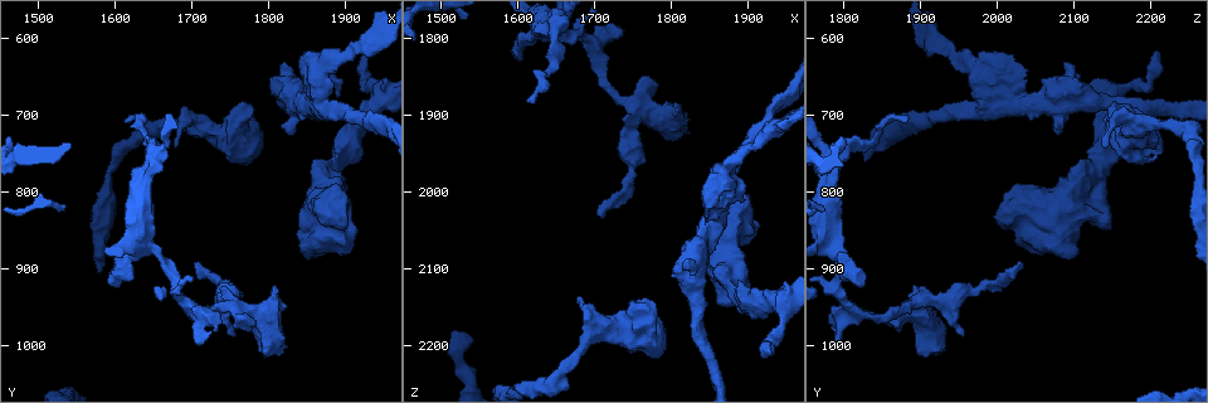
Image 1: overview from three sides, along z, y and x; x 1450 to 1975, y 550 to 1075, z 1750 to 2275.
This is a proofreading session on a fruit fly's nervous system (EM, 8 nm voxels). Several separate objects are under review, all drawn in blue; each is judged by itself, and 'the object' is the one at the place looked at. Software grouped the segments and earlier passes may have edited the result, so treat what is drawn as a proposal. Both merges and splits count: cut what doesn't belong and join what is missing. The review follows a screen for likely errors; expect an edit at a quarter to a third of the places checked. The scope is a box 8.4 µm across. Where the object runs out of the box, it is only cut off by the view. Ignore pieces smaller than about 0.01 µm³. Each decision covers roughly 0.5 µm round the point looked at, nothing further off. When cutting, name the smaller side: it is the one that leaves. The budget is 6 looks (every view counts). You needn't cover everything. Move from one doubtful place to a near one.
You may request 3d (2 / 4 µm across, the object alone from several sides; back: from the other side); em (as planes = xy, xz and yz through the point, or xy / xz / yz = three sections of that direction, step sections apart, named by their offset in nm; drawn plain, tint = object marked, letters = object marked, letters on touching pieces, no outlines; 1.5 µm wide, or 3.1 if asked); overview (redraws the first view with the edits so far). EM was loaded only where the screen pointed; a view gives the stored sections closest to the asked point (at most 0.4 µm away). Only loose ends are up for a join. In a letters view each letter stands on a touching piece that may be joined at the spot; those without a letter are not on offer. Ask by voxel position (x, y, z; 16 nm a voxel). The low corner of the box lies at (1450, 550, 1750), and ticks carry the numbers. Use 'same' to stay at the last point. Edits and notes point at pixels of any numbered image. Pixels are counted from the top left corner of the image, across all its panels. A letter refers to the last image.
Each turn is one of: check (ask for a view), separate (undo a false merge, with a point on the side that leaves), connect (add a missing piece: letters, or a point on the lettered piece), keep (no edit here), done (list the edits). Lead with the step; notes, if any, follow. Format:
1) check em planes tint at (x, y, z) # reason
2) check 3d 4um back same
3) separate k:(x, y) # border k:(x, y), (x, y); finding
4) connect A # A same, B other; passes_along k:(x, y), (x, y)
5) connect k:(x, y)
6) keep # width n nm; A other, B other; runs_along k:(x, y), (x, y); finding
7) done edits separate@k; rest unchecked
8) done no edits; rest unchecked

check em planes plain at (1680, 740, 2135)

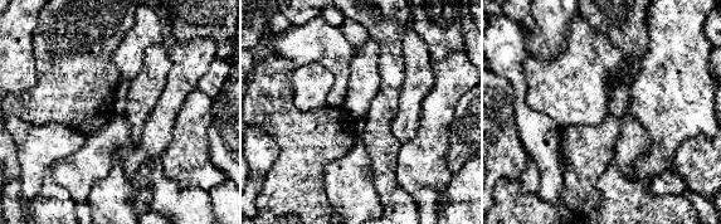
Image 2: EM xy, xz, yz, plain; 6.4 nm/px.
check em planes letters same

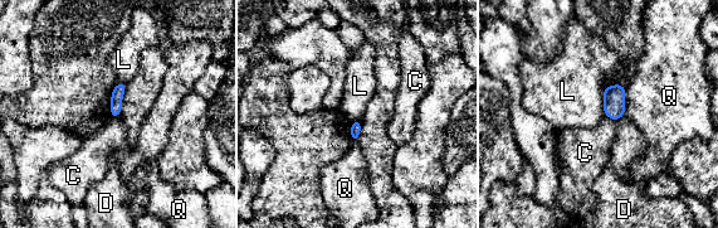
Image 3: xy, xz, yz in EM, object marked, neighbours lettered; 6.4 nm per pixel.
keep # C other, D other, L other, Q other; border 3:(605, 86), (604, 115); no lettered piece goes on from it

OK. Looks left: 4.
check 3d 2um at (1930, 620, 2210) # branch stops here

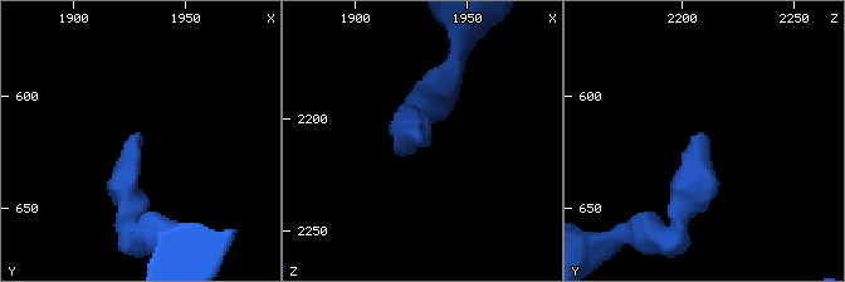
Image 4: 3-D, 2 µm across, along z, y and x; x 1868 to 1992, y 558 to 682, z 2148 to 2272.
check em yz step 8 letters at (1928, 618, 2210)

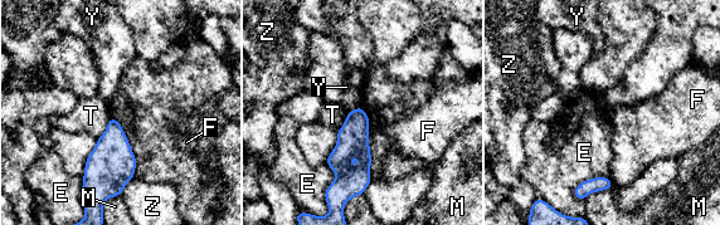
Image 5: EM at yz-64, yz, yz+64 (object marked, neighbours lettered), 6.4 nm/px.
check em planes letters same

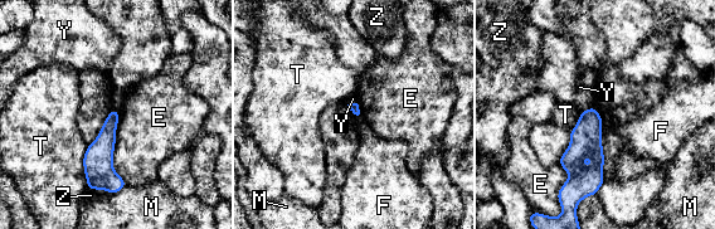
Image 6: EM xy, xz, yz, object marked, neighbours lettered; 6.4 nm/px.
keep # E other, F other, M other, T other, Y other, Z other; none of them fits

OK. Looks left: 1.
done no edits; rest unchecked

